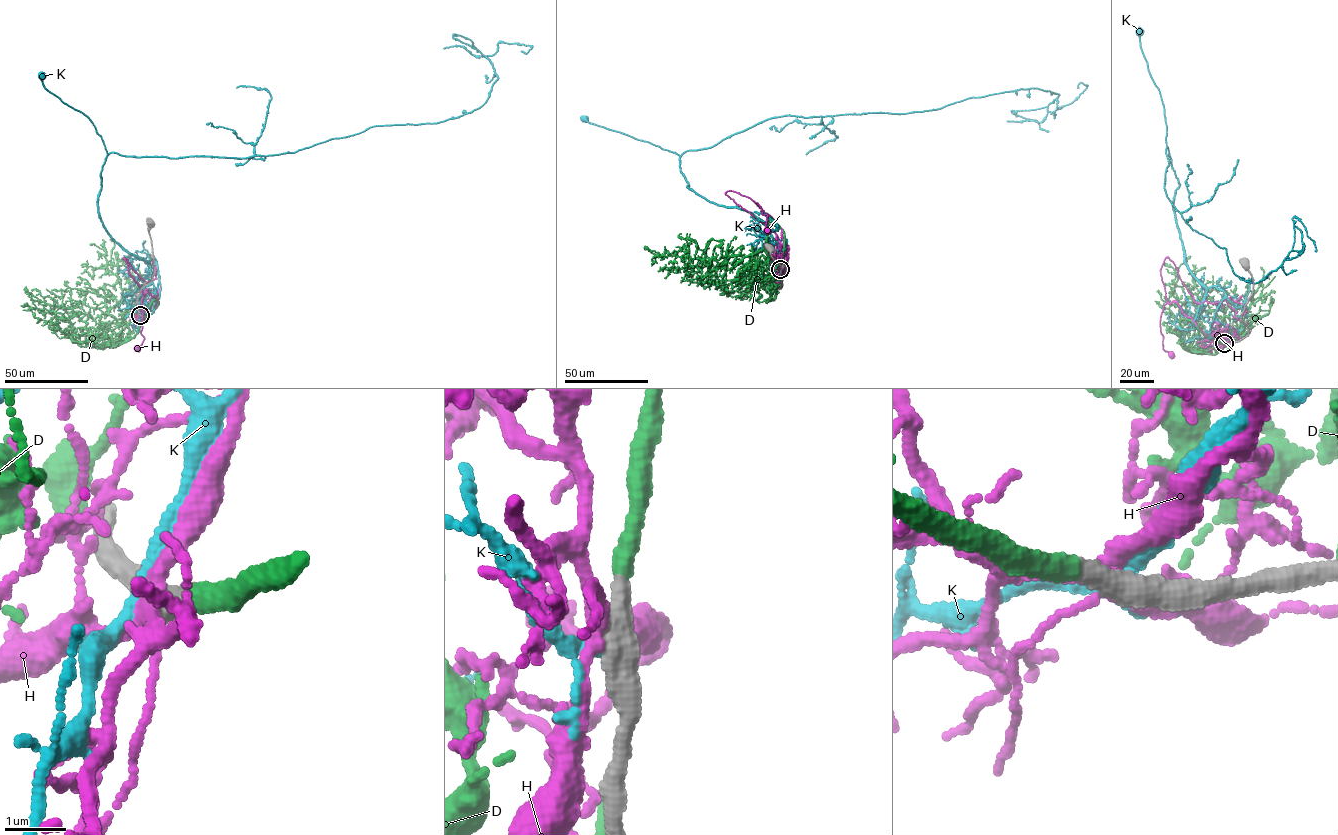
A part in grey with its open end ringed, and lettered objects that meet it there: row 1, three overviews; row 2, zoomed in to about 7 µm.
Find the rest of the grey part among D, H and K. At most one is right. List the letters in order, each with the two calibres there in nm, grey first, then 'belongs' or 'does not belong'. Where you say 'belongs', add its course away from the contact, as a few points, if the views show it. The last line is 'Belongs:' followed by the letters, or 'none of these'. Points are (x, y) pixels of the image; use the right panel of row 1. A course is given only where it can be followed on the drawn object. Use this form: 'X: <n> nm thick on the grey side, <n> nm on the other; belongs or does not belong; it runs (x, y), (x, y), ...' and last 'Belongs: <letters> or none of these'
D: 400 nm thick on the grey side, 340 nm on the other; belongs; it runs (1224, 344), (1183, 319), (1182, 344), (1189, 350), (1172, 292), (1178, 268), (1189, 258)
H: 600 nm thick on the grey side, 260 nm on the other; does not belong
K: 440 nm thick on the grey side, 200 nm on the other; does not belong
Belongs: D

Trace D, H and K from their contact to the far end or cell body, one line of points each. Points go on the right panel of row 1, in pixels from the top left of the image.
D: (1224, 344), (1183, 319), (1182, 344), (1189, 350), (1172, 292), (1178, 268), (1189, 258)
H: (1225, 344), (1215, 342), (1174, 301), (1164, 305), (1160, 320), (1163, 349), (1172, 354)
K: (1225, 344), (1229, 333), (1214, 314), (1224, 292), (1206, 287), (1184, 260), (1174, 210), (1179, 183), (1138, 32)

